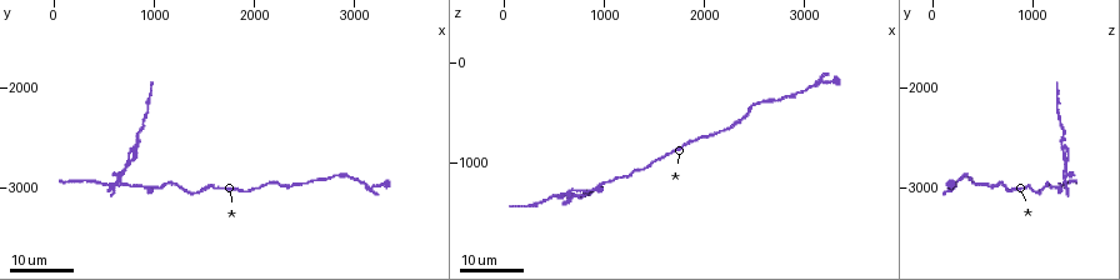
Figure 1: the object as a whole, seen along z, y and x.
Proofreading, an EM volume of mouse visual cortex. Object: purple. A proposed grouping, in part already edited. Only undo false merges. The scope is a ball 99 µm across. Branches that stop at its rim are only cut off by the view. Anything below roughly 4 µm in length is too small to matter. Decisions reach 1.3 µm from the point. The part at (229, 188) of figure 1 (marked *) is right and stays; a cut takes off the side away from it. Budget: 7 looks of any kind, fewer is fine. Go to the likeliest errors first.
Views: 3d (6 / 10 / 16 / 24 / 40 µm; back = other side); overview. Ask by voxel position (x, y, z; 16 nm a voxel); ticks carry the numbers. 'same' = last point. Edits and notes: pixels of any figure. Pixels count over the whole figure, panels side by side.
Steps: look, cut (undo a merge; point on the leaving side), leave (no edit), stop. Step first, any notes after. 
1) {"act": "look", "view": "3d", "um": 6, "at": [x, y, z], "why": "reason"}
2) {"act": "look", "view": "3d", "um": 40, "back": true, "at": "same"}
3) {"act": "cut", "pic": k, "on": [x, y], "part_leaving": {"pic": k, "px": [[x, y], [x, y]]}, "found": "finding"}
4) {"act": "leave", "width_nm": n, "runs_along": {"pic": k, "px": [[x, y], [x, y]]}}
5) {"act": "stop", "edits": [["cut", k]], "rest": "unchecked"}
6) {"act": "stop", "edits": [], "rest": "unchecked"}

{"act": "look", "view": "3d", "um": 24, "at": [600, 2940, 1300], "why": "three-way junction"}

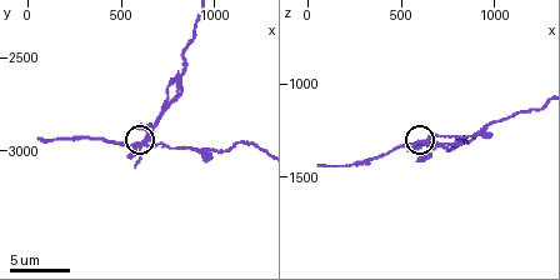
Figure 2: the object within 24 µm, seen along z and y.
{"act": "look", "view": "3d", "um": 6, "at": [620, 2940, 1320]}

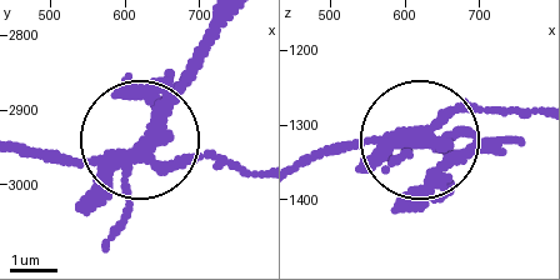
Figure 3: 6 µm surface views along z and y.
{"act": "cut", "pic": 3, "on": [146, 96], "arms": 3, "part_leaving": {"pic": 3, "px": [[130, 149], [214, 21]]}, "found": "two cells meet here"}

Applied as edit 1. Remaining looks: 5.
{"act": "look", "view": "overview", "why": "see it whole again"}

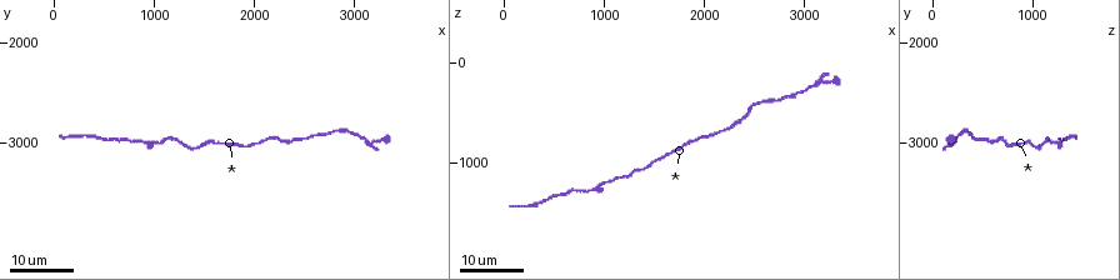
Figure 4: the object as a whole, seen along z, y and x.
{"act": "look", "view": "3d", "um": 24, "at": [320, 2920, 1380], "why": "thick turns thin"}

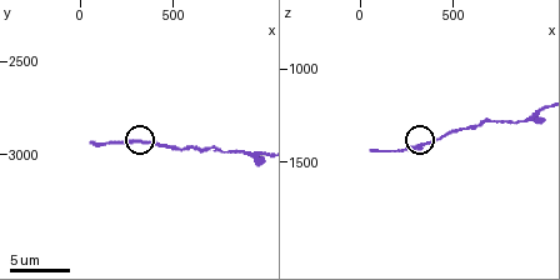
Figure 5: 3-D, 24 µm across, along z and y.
{"act": "look", "view": "3d", "um": 10, "at": [340, 2940, 1420]}

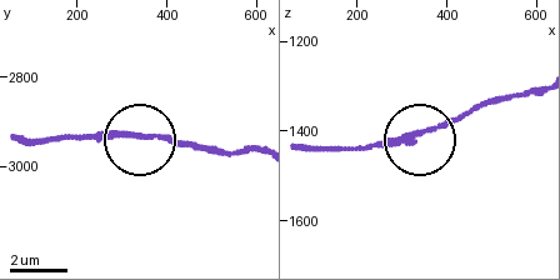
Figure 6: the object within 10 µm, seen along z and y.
{"act": "leave", "runs_along": {"pic": 6, "px": [[536, 89], [473, 106], [400, 140], [339, 146]]}, "found": "continuous, no second cell"}

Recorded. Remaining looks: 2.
{"act": "look", "view": "3d", "um": 10, "at": [980, 3000, 1220], "why": "thick turns thin"}

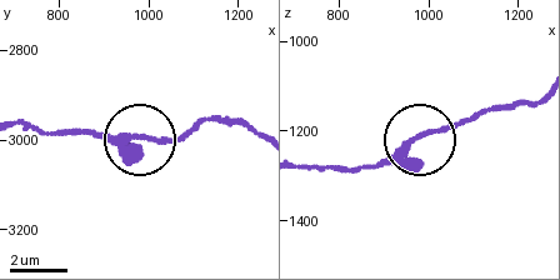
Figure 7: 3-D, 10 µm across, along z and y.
{"act": "look", "view": "3d", "um": 6, "at": [990, 2985, 1210]}

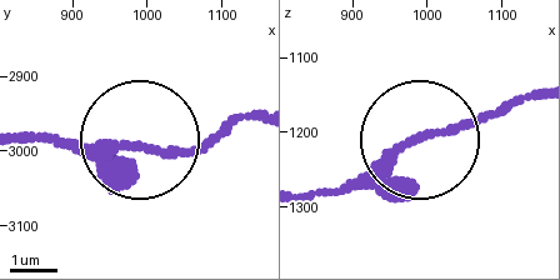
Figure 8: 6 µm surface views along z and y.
{"act": "leave", "runs_along": {"pic": 8, "px": [[256, 119], [173, 155], [33, 143]]}, "found": "one cell here"}

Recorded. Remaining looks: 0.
{"act": "stop", "edits": [["cut", 3]], "rest": "unchecked"}

